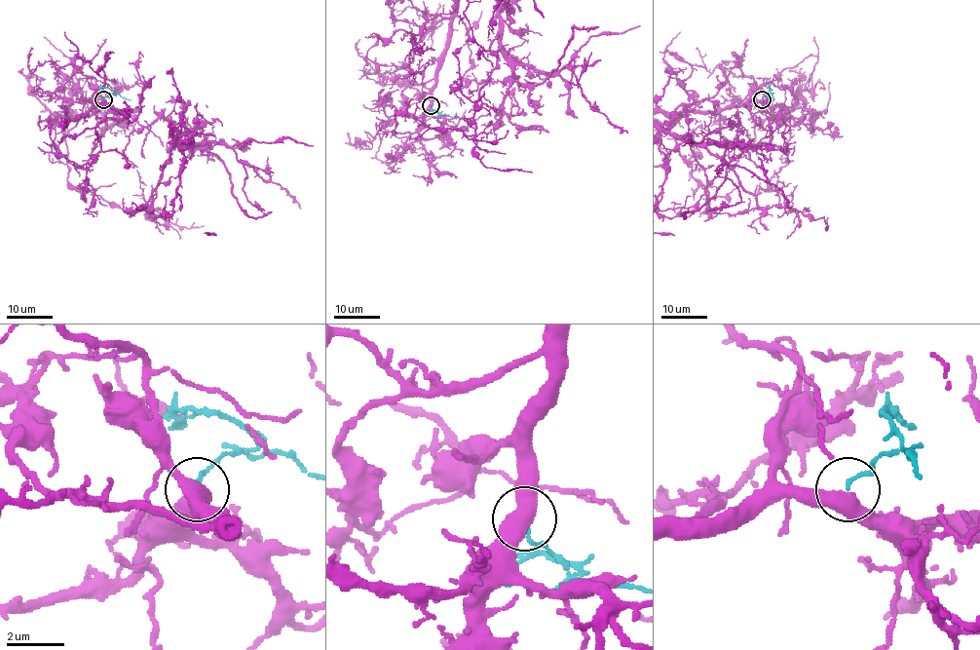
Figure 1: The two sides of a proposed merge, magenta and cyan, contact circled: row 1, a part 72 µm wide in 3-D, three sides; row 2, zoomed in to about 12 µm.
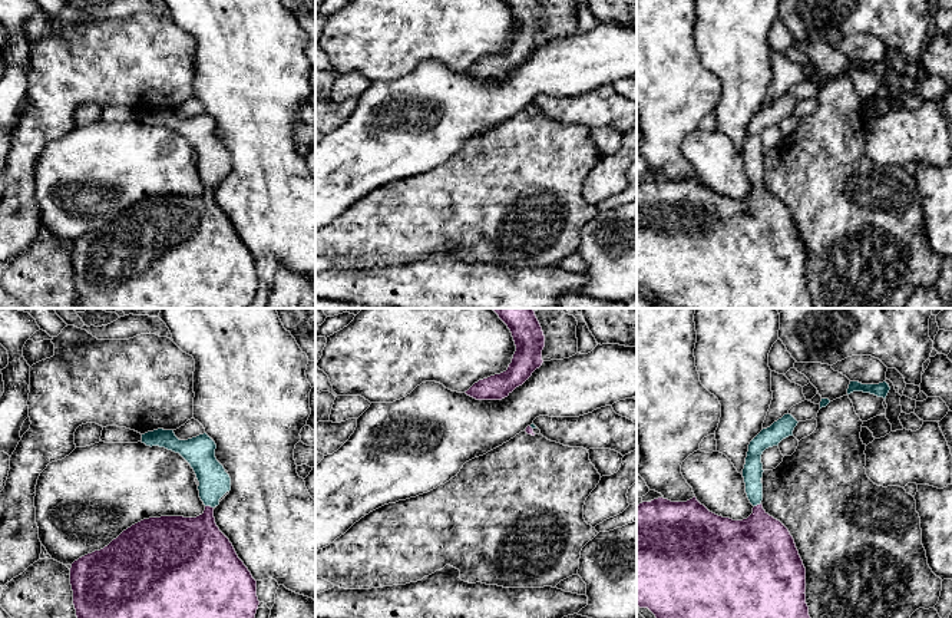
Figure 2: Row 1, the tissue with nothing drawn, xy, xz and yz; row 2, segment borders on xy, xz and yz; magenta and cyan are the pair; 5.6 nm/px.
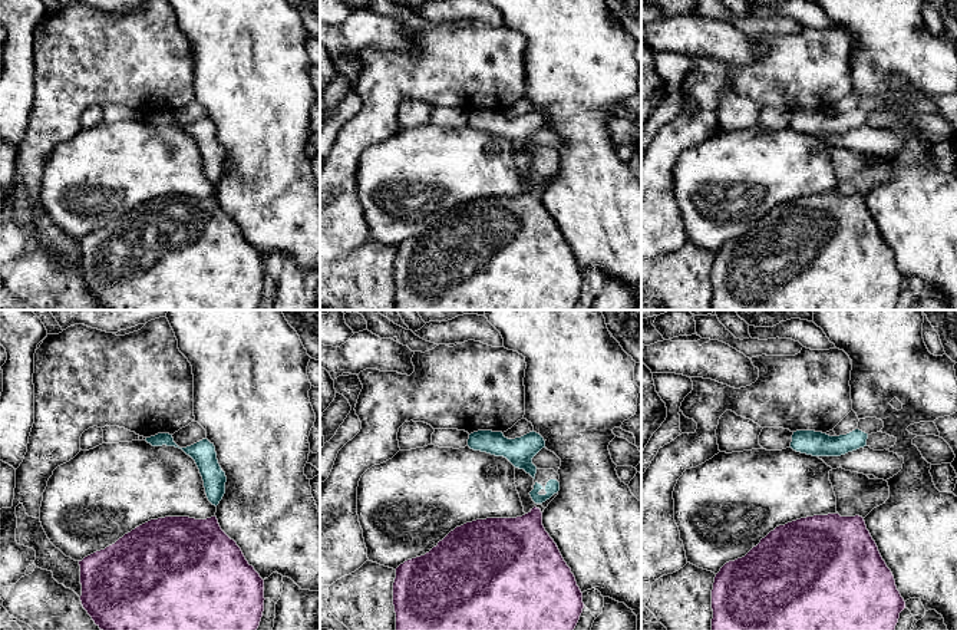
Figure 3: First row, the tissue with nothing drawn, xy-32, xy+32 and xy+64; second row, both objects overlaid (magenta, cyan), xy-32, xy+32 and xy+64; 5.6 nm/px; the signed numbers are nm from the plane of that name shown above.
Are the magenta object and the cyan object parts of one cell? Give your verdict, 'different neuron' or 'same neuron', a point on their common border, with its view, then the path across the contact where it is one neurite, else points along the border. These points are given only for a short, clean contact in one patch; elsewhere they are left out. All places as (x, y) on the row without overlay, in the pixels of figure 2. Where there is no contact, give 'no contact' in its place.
same neuron | xy (210, 185) | across xy (194, 227), (207, 200), (210, 185), (210, 171), (214, 161)

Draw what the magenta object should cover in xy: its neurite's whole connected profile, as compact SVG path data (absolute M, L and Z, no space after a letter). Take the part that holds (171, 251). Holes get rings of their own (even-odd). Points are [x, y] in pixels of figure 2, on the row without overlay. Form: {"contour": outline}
{"contour": "M158 108L142 113L142 122L179 132L191 143L199 161L198 169L205 189L196 196L143 198L103 228L75 239L70 247L70 264L79 308L249 308L260 284L257 260L215 202L214 186L231 169L231 156L215 136L215 120L206 112L179 119L173 109Z"}

